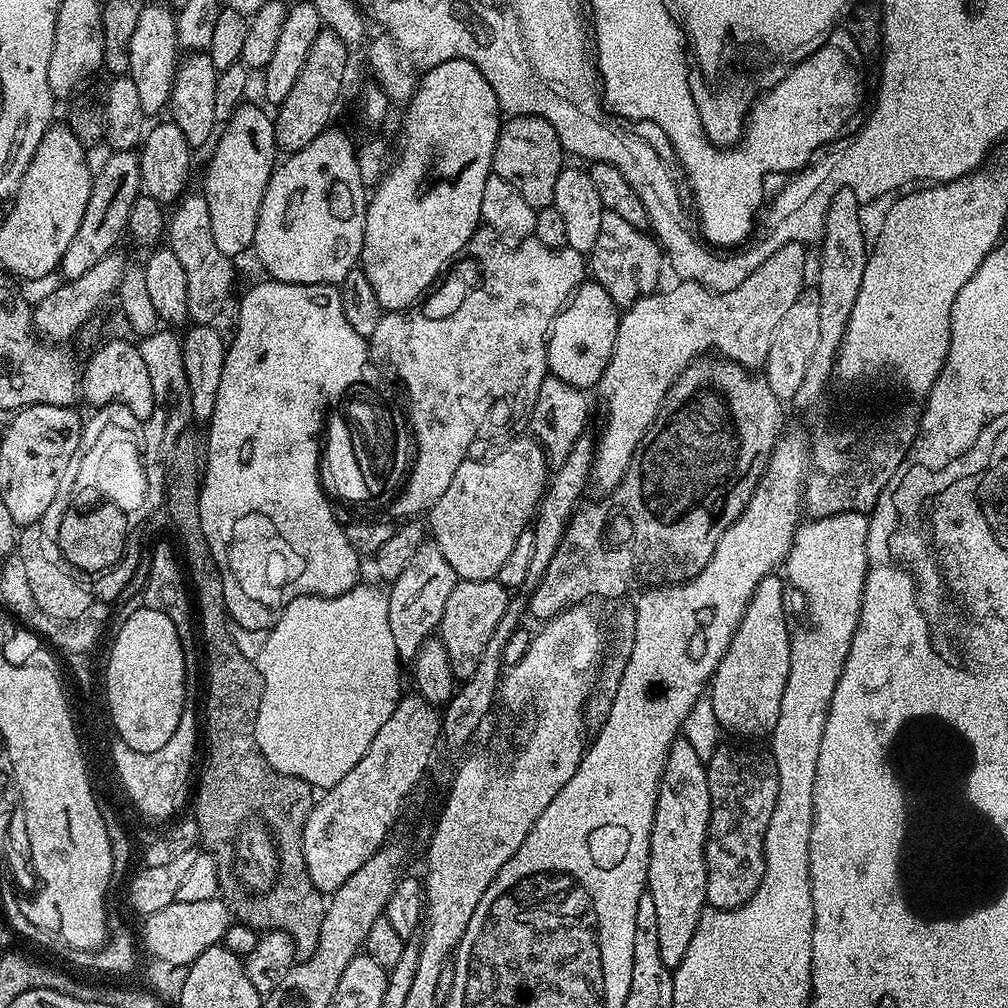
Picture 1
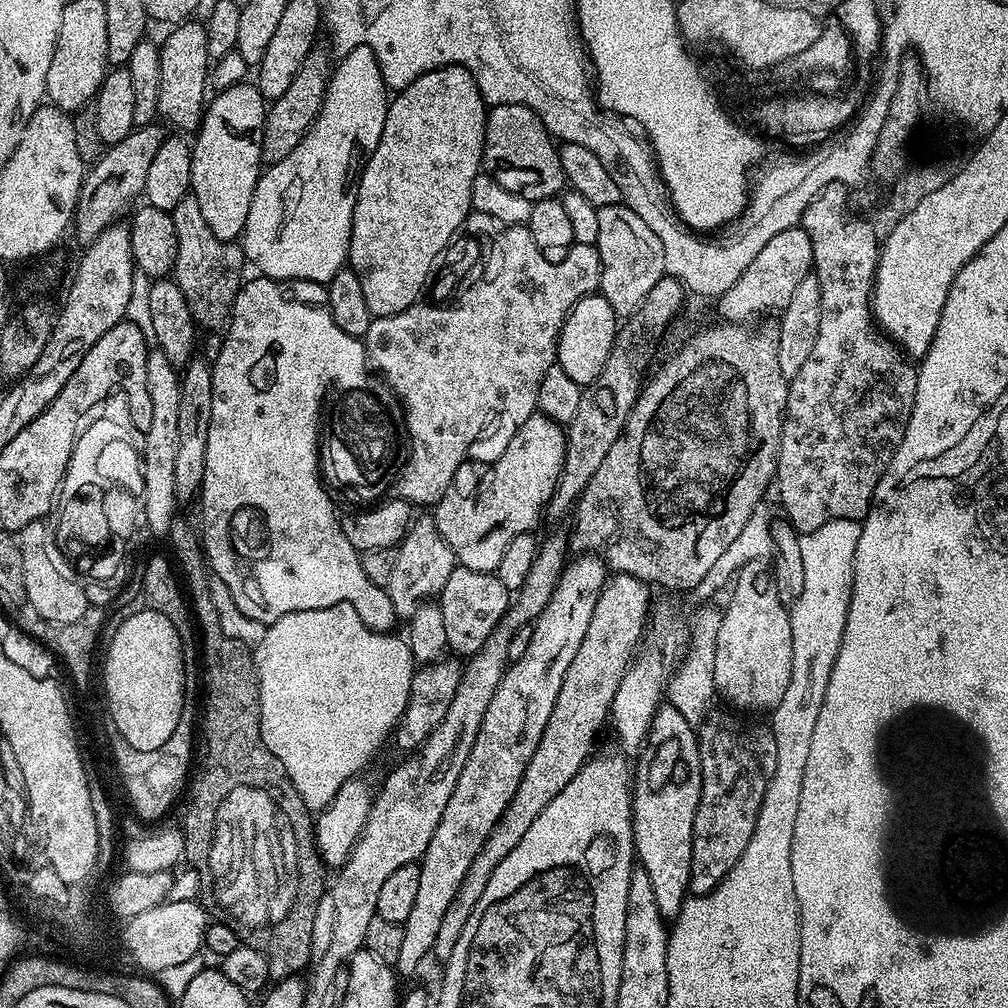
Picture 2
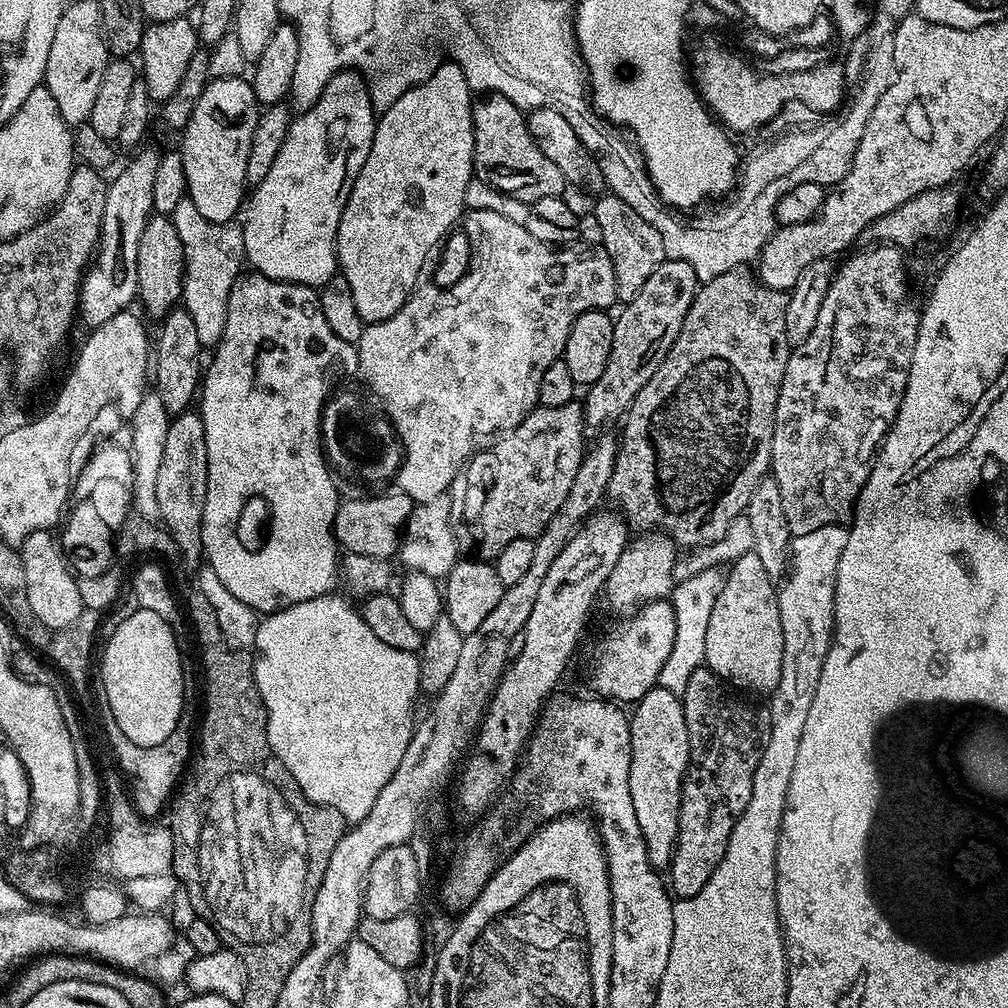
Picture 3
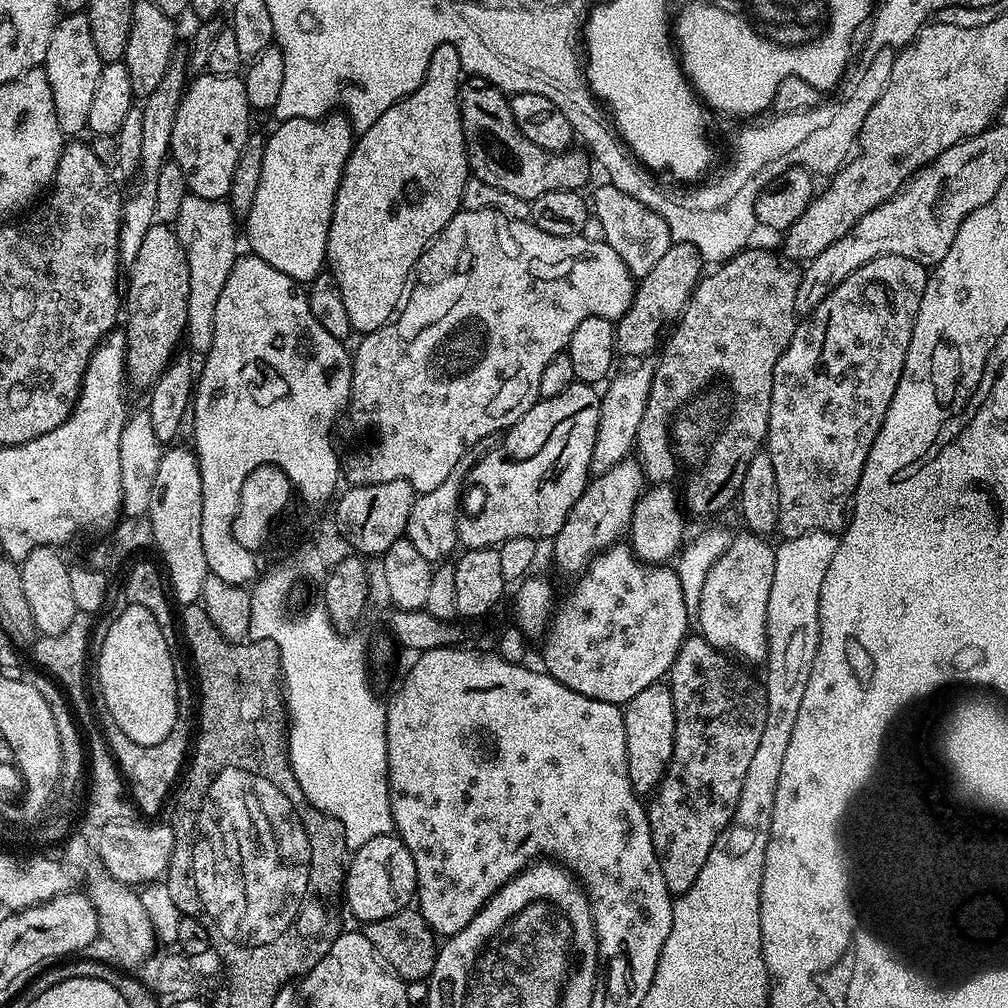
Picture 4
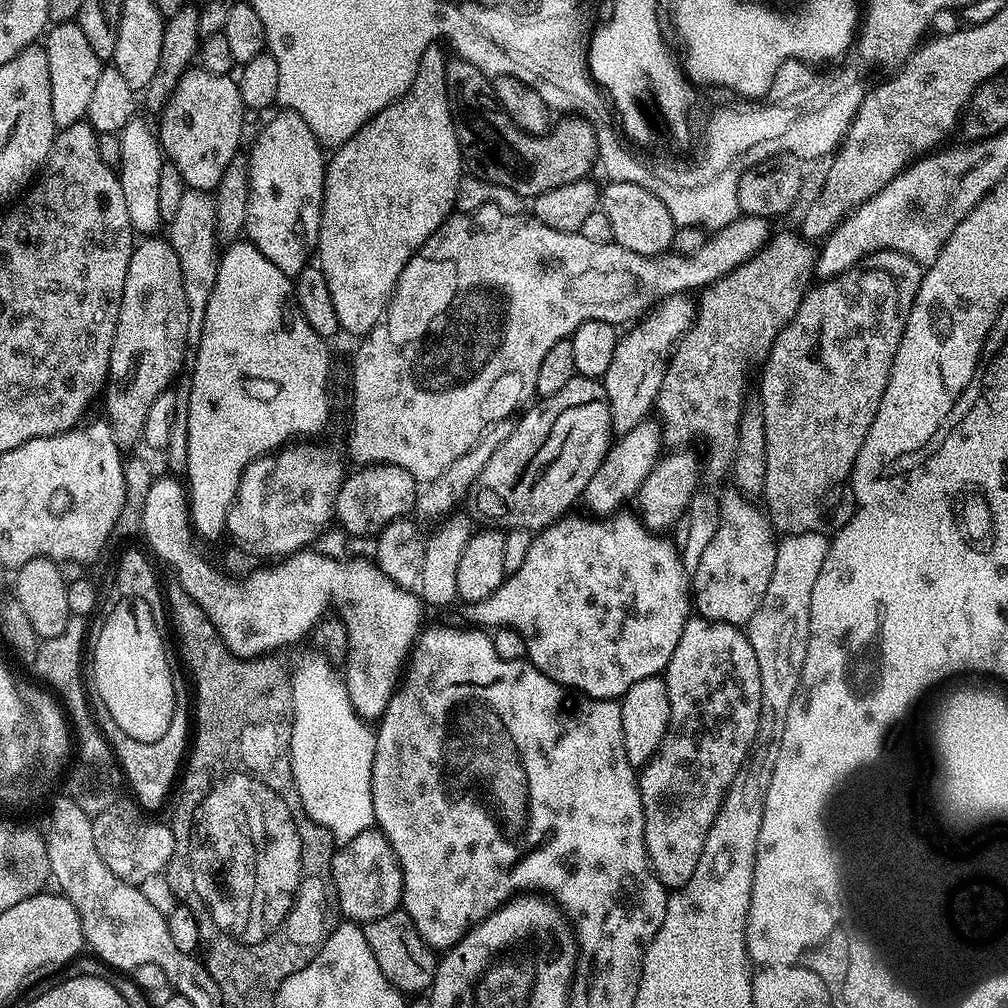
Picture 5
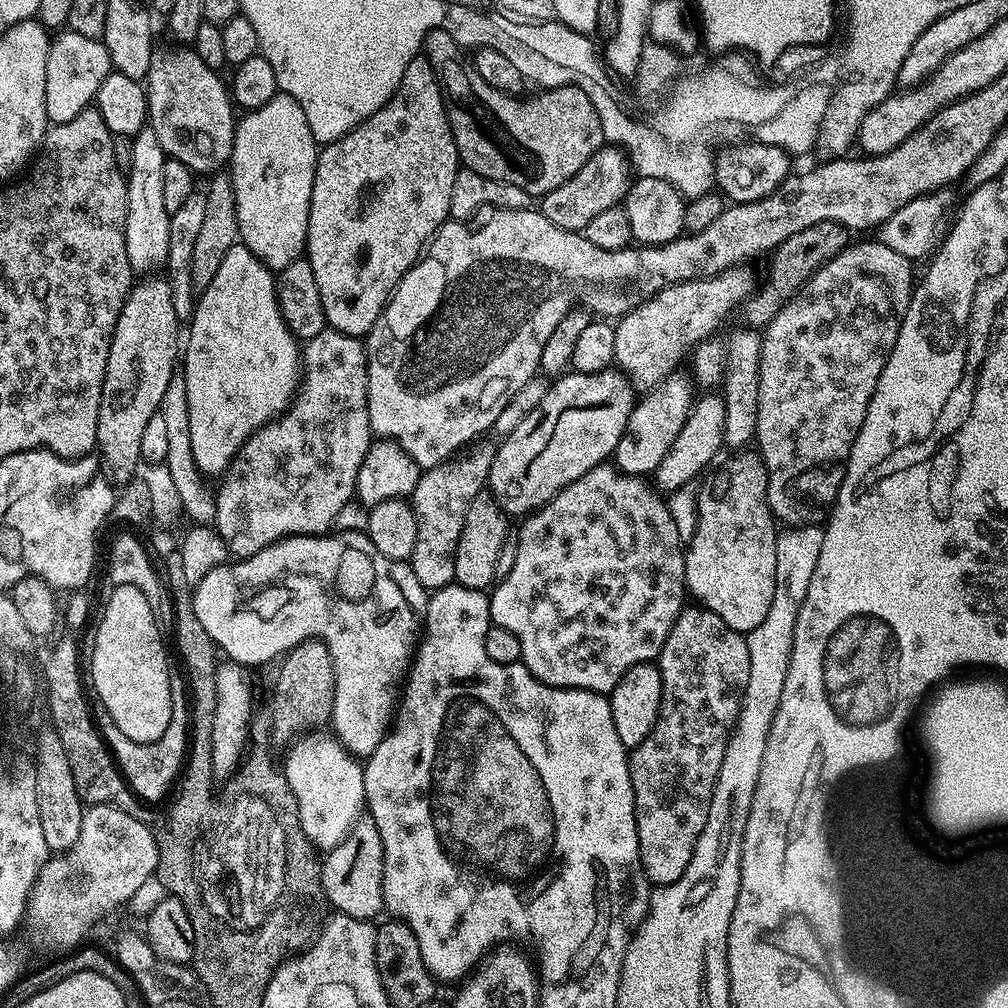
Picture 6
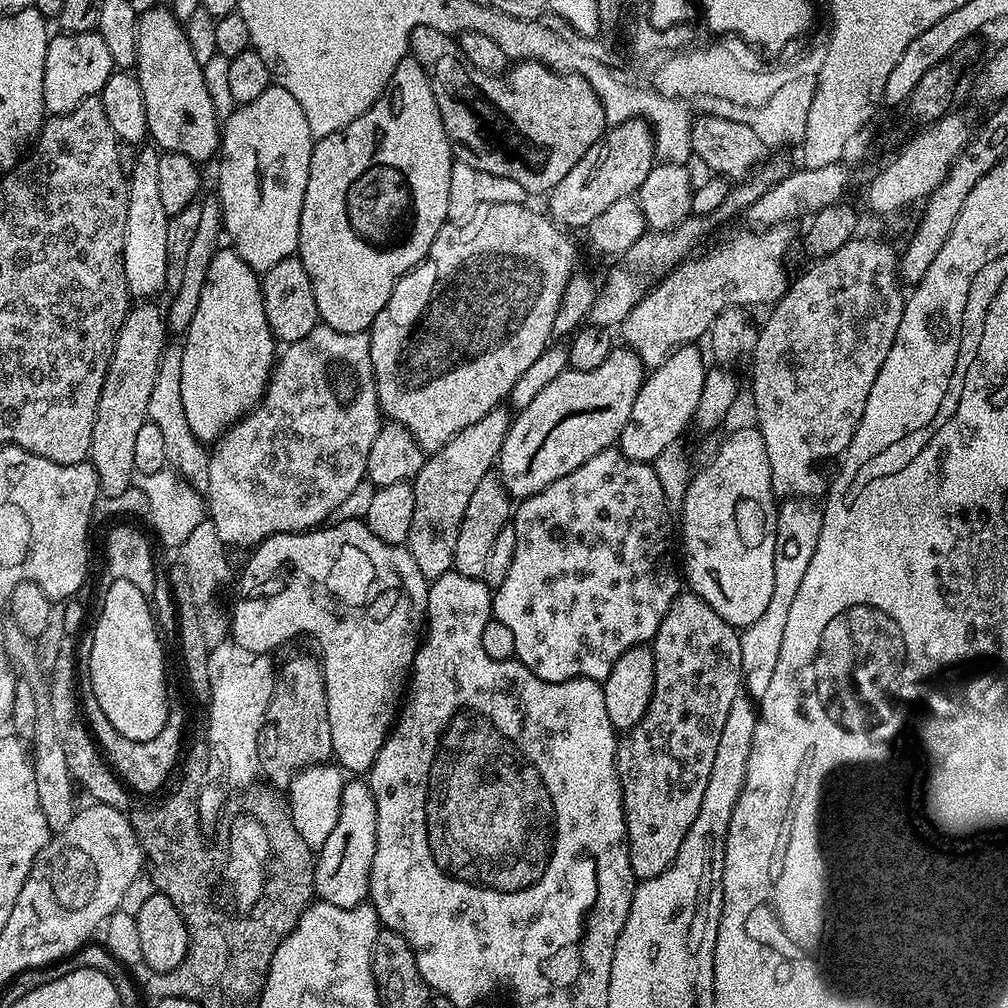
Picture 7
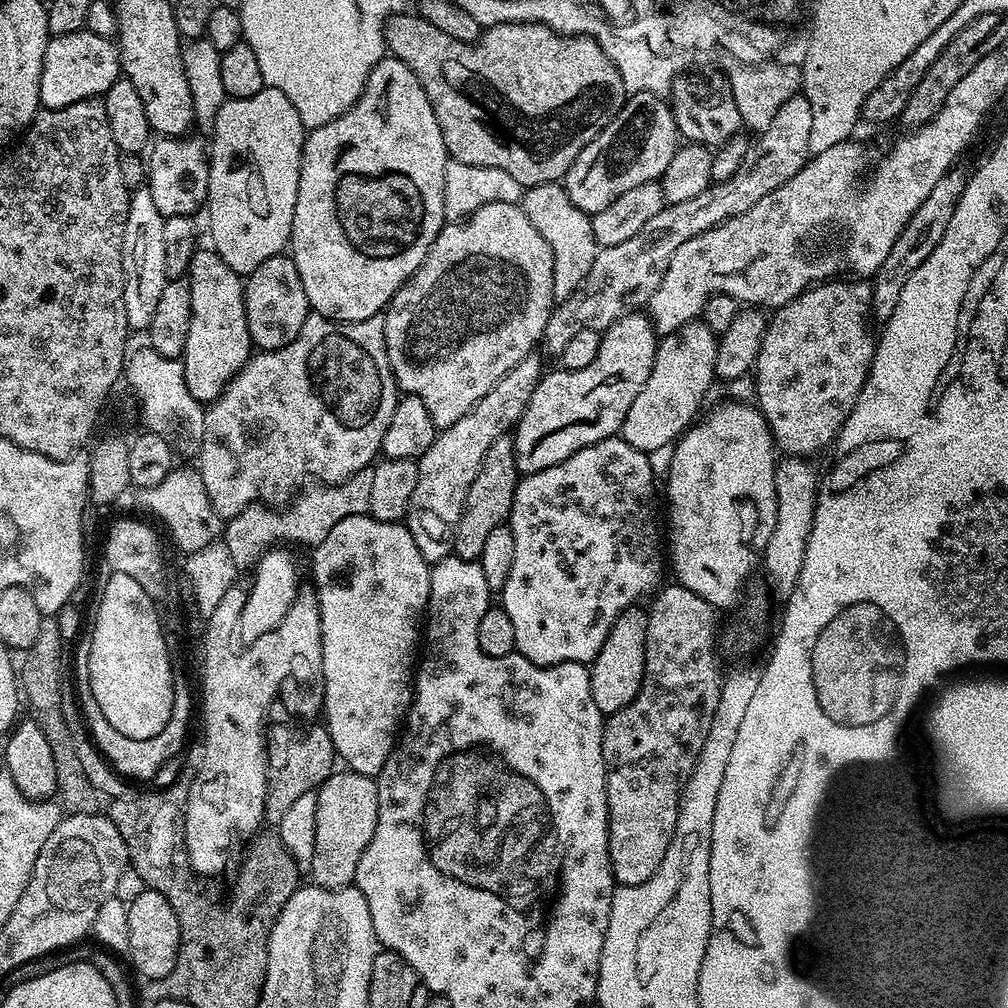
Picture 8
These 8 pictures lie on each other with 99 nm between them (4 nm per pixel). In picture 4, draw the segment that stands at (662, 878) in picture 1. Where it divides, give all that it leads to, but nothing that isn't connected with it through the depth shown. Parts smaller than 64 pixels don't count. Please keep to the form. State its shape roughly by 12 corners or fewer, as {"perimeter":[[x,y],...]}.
{"perimeter":[[672,689],[623,705],[632,788],[651,794],[674,750]]}

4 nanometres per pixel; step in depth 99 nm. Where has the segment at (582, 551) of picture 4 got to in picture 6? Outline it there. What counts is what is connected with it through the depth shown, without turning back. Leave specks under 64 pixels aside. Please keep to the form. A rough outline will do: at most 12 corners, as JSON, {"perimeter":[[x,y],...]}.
{"perimeter":[[667,376],[633,403],[614,464],[655,473],[694,403],[688,380]]}

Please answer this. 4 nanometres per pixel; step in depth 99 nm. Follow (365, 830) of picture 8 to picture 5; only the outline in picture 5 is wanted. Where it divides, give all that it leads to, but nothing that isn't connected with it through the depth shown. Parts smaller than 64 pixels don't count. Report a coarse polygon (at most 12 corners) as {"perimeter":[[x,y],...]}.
{"perimeter":[[375,827],[339,845],[331,887],[365,924],[404,898],[398,858]]}

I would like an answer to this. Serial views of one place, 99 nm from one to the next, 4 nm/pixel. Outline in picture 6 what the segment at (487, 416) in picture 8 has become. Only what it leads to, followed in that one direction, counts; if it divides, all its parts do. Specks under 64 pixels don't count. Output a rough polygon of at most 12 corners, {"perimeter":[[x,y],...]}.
{"perimeter":[[491,447],[421,471],[410,563],[424,588],[455,581],[470,502]]}

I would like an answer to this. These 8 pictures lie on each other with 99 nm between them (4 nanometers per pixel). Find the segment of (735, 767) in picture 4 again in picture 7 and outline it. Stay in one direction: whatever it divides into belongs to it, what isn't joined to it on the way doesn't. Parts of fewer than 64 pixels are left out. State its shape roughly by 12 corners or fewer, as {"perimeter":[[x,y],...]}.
{"perimeter":[[691,590],[616,746],[630,866],[658,878],[702,810],[744,679],[740,632]]}

